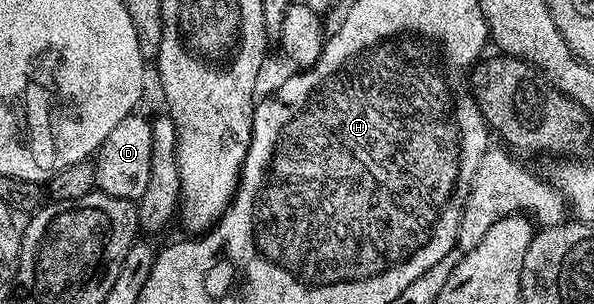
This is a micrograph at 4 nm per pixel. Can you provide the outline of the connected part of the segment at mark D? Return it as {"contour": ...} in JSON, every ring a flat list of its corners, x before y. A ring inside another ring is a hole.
{"contour":[[140,112,128,113,111,133,98,146,93,166,93,180,100,192,112,197,126,197,136,202,147,189,147,179,151,173,151,147,153,146,153,123,147,116,140,117]]}

